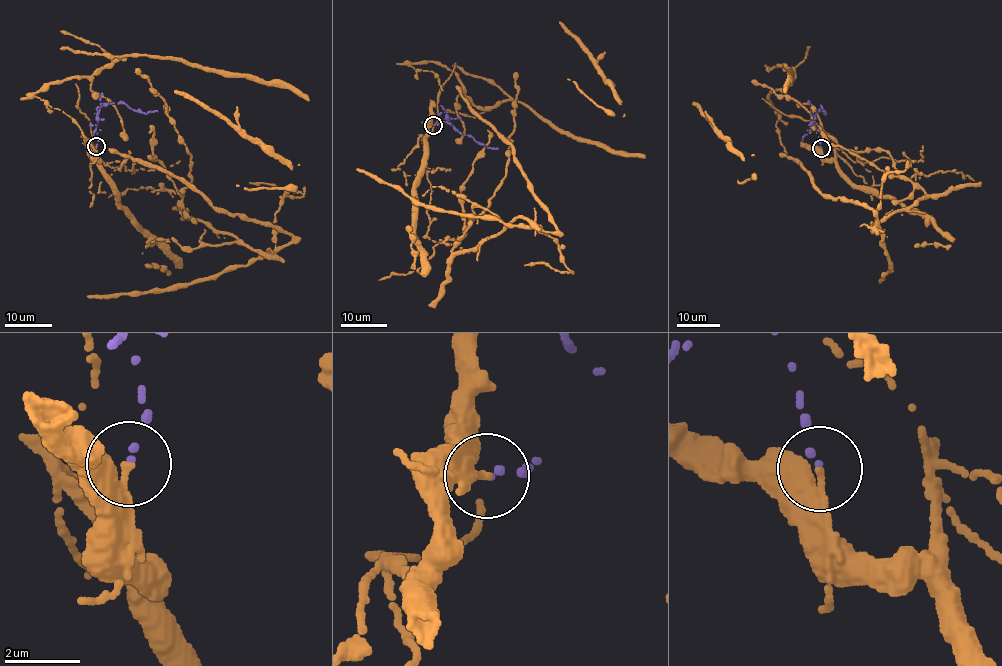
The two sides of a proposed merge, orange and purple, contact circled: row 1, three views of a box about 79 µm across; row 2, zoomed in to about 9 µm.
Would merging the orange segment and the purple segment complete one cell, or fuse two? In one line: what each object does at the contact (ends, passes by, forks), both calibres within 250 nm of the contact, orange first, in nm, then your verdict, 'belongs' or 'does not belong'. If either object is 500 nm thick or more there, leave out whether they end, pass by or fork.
orange ends there; purple ends there; 280 nm thick on the orange side, 140 nm on the other; does not belong

